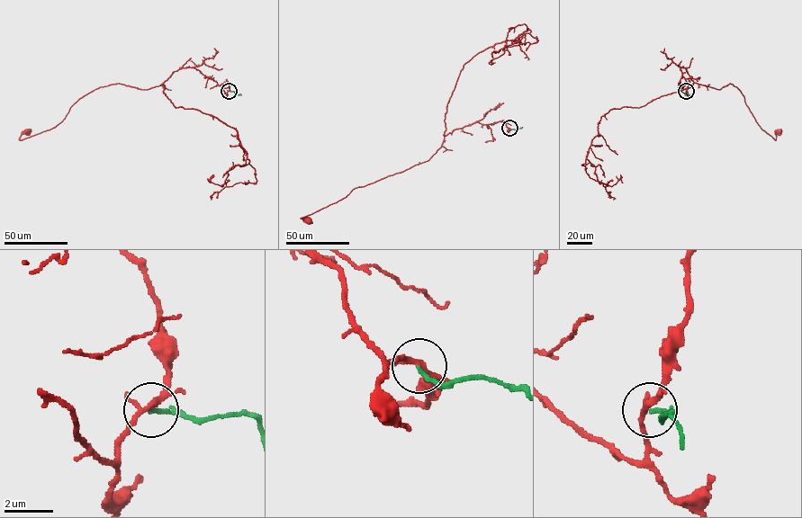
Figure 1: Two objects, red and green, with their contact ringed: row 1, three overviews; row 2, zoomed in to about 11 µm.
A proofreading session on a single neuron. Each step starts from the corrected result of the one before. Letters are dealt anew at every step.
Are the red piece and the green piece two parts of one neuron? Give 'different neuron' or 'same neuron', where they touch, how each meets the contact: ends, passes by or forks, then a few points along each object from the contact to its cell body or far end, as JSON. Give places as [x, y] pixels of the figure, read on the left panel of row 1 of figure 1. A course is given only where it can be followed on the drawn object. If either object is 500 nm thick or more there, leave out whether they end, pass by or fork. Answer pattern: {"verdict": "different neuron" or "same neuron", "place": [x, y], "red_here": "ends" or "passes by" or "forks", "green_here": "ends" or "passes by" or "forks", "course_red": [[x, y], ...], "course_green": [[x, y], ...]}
{"verdict": "different neuron", "place": [229, 91], "red_here": "forks", "green_here": "ends", "course_red": [[229, 91], [183, 67], [147, 89], [100, 86], [55, 127], [19, 138], [27, 131]], "course_green": [[229, 91], [241, 95]]}

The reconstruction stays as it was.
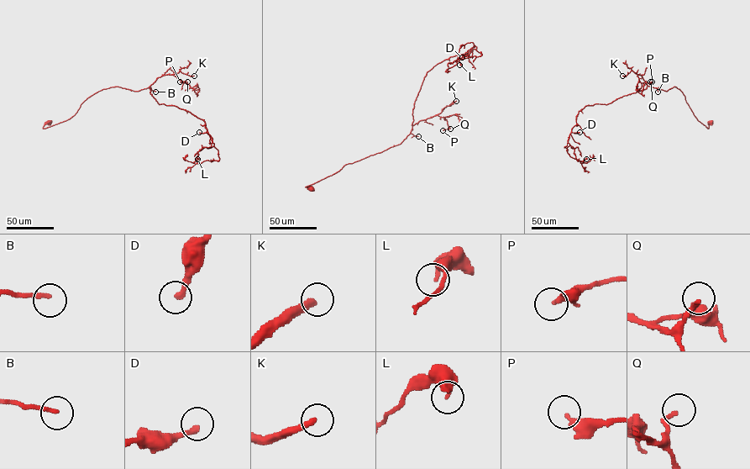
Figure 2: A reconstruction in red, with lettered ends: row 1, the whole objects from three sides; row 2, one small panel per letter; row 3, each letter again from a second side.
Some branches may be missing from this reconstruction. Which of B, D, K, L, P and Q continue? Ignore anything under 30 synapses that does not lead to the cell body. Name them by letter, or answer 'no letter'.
D, K, Q

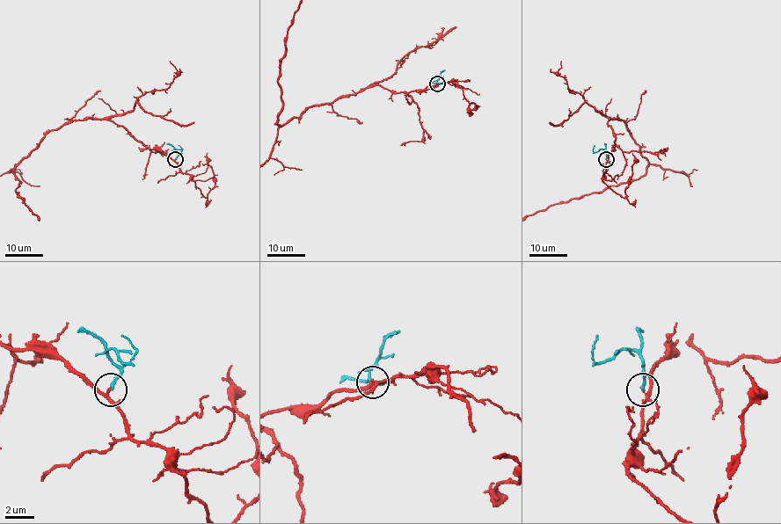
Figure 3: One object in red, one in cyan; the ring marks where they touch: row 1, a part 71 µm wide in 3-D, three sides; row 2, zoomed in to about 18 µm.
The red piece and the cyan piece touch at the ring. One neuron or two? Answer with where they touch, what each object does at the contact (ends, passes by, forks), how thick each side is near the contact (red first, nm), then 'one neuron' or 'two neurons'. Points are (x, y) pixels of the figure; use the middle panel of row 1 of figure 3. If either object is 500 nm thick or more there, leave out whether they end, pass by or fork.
(437, 83) | red passes by | cyan ends | 200/190 nm | two neurons

